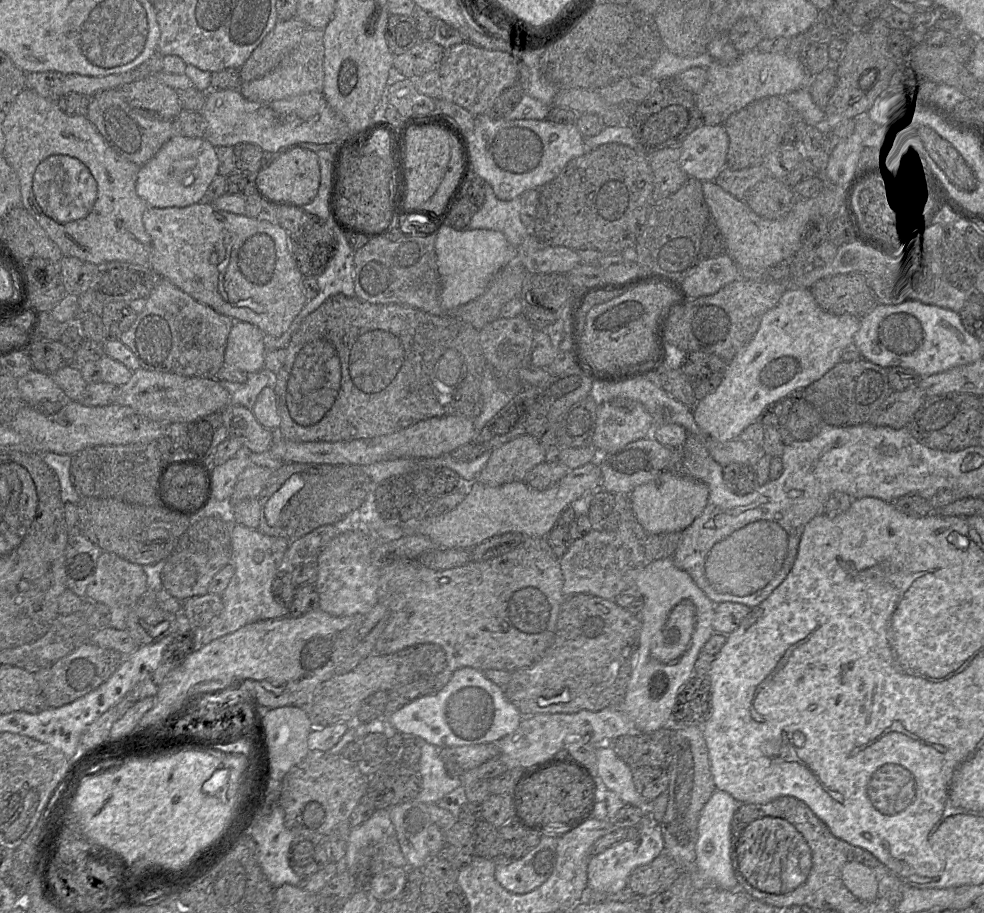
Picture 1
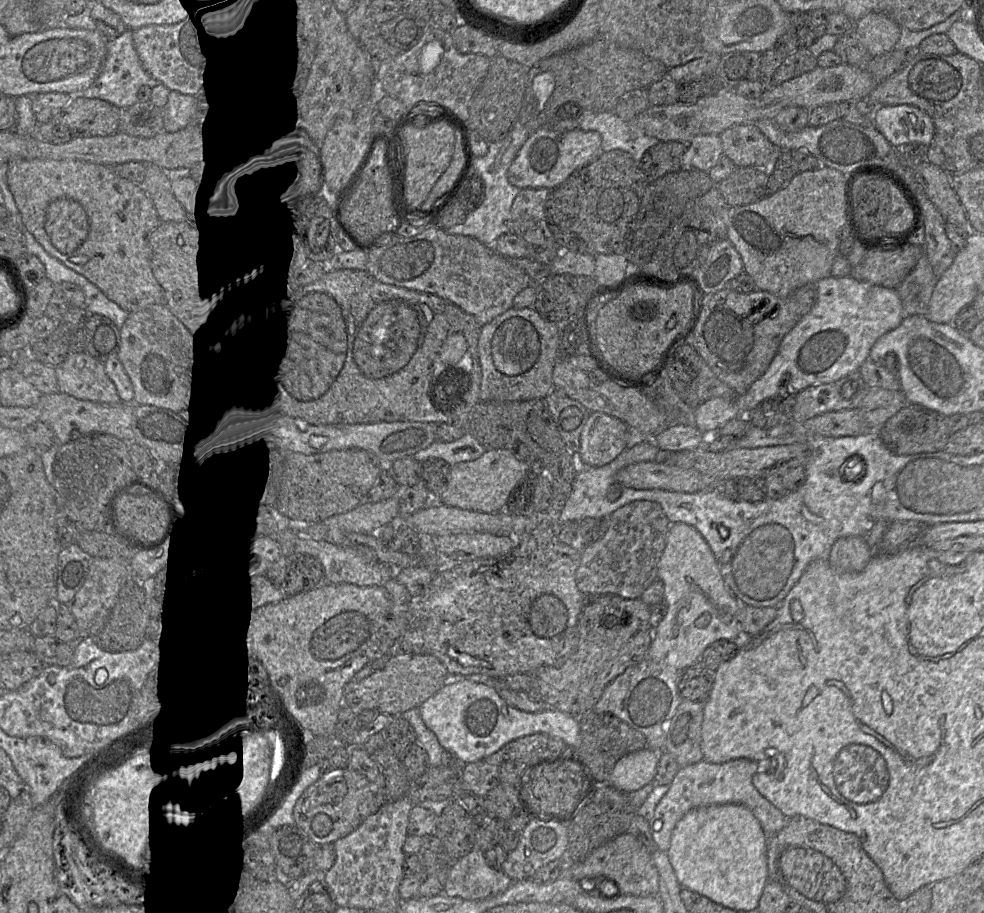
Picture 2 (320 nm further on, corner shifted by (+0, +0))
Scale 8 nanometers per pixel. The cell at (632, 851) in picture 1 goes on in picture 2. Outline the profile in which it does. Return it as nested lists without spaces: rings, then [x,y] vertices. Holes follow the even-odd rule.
[[[736,759],[723,764],[713,764],[702,760],[680,768],[669,784],[668,792],[657,804],[654,815],[649,820],[649,829],[655,847],[667,854],[671,835],[677,822],[689,811],[711,805],[739,804],[745,806],[757,818],[767,838],[782,830],[788,817],[754,787],[752,777],[757,768],[757,763],[749,759]]]

